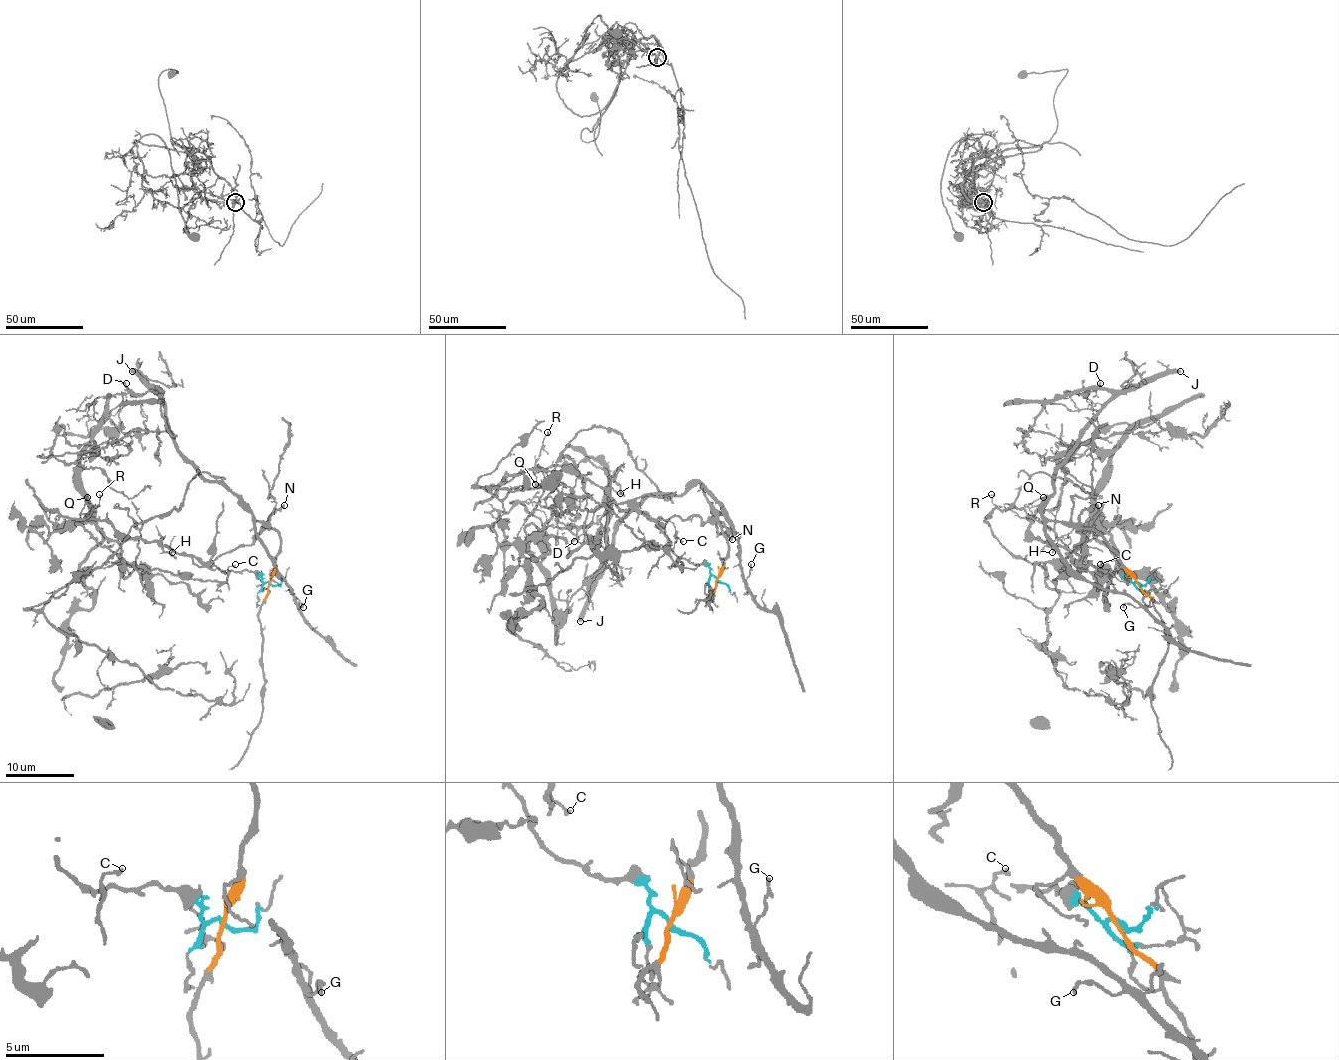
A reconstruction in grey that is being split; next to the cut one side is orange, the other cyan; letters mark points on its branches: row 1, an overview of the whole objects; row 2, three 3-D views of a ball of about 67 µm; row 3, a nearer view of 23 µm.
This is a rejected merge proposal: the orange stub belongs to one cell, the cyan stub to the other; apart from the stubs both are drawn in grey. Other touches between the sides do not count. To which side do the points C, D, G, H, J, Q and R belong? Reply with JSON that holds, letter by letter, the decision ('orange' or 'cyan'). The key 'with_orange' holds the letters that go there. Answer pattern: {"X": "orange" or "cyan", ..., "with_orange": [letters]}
{"C": "cyan", "D": "orange", "G": "orange", "H": "cyan", "J": "orange", "Q": "cyan", "R": "cyan", "with_orange": ["D", "G", "J"]}

